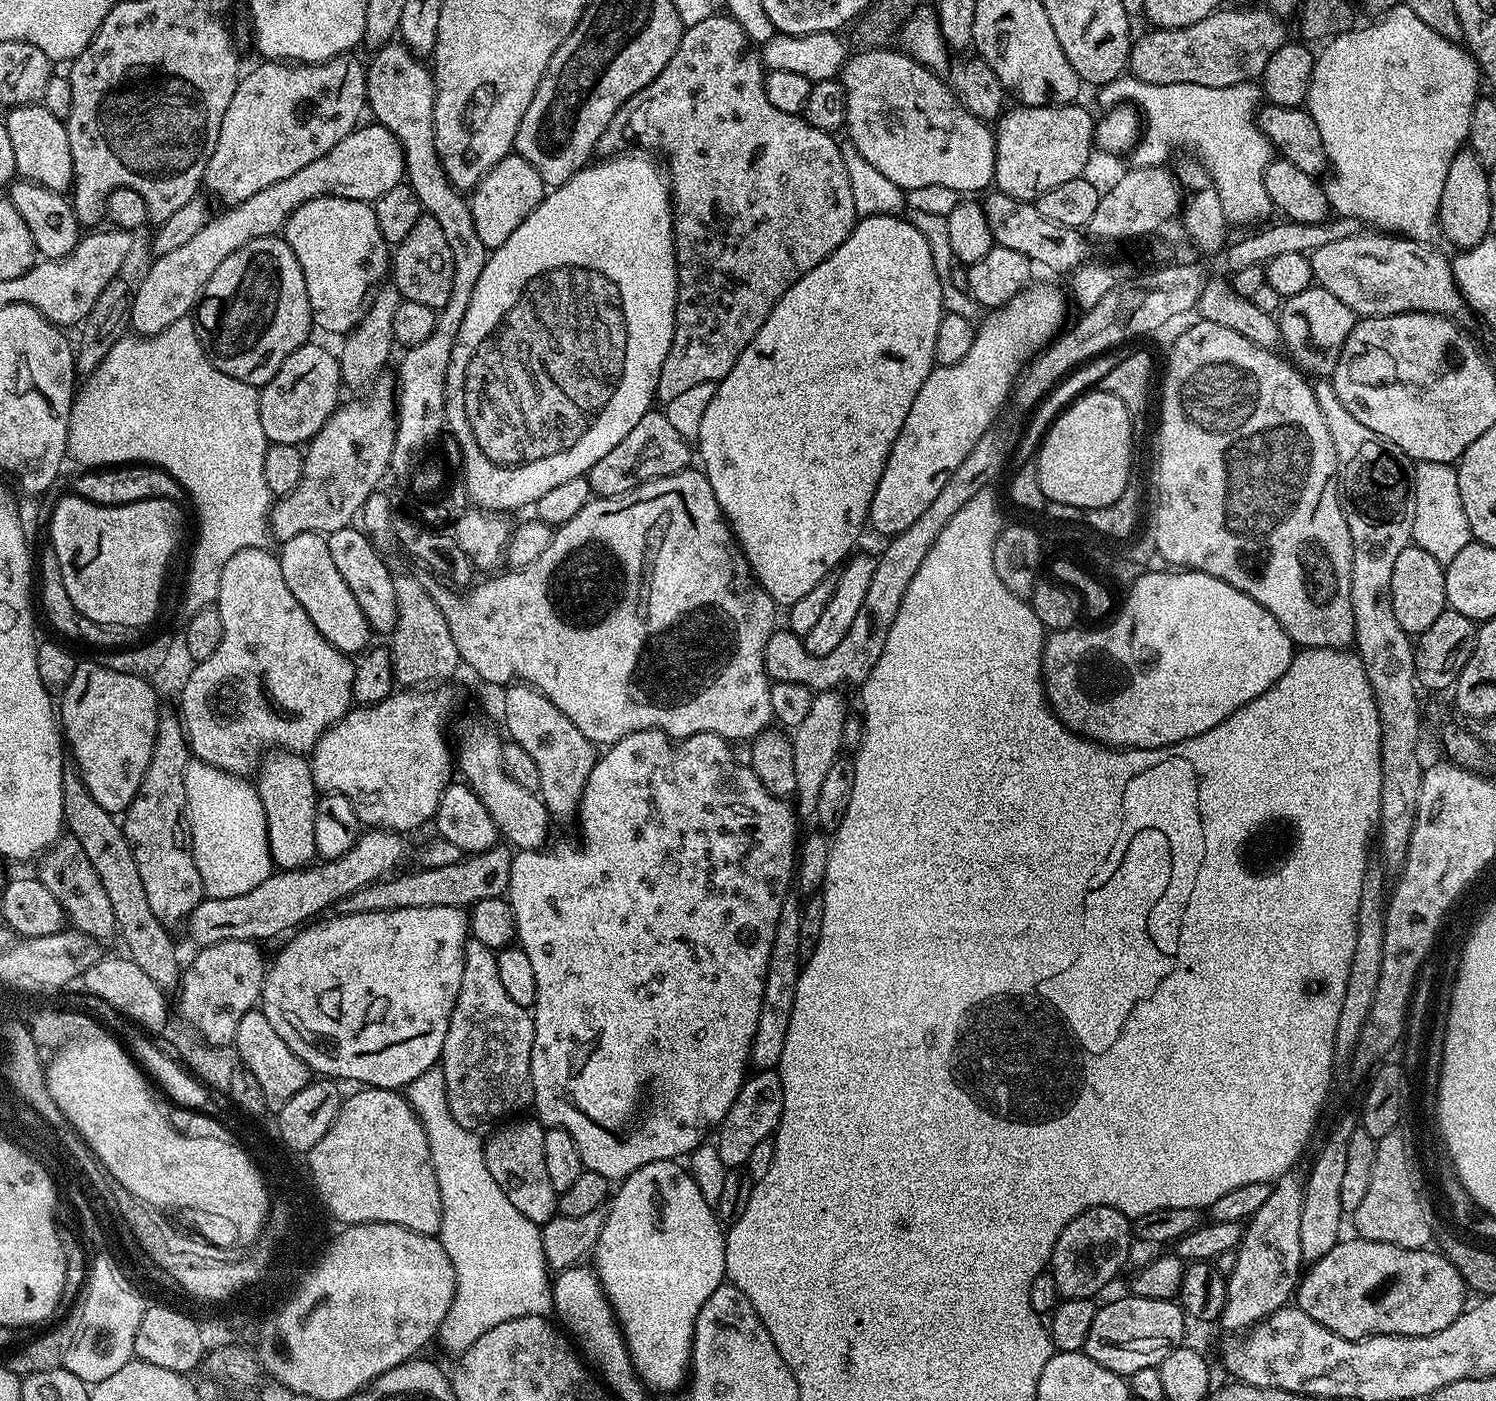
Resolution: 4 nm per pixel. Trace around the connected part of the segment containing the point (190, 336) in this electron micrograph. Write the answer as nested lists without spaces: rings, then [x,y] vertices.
[[[188,318],[166,326],[166,330],[162,330],[153,336],[137,336],[135,334],[121,336],[120,341],[102,358],[102,362],[92,371],[91,376],[79,385],[72,401],[72,413],[70,414],[70,426],[68,427],[68,456],[71,459],[74,458],[78,463],[84,464],[80,466],[88,470],[133,462],[164,468],[184,487],[187,499],[189,501],[192,499],[192,504],[196,507],[196,516],[200,519],[200,537],[196,540],[196,549],[192,552],[192,561],[188,564],[188,585],[184,588],[185,613],[191,614],[203,608],[211,608],[216,604],[220,579],[222,578],[222,566],[226,566],[226,562],[230,562],[230,558],[234,558],[234,554],[238,554],[238,550],[262,548],[269,543],[269,511],[273,506],[274,497],[272,491],[266,486],[266,478],[264,477],[269,442],[262,430],[262,418],[258,415],[259,401],[260,393],[257,385],[238,382],[238,378],[230,378],[230,374],[222,374],[222,370],[213,366],[210,358],[204,352],[204,343],[196,336],[195,323]]]

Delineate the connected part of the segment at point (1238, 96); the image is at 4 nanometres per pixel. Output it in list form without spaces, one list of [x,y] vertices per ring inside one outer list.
[[[1131,74],[1114,78],[1109,84],[1099,85],[1096,100],[1101,109],[1117,106],[1135,106],[1142,113],[1142,131],[1135,148],[1130,153],[1131,163],[1137,168],[1162,168],[1169,163],[1179,144],[1191,150],[1198,157],[1218,190],[1222,210],[1229,225],[1236,226],[1239,220],[1252,220],[1273,211],[1272,200],[1266,194],[1266,166],[1274,159],[1272,143],[1262,134],[1256,124],[1258,109],[1262,104],[1262,88],[1259,83],[1247,80],[1234,86],[1198,86],[1194,82],[1174,82],[1173,84],[1147,84]]]

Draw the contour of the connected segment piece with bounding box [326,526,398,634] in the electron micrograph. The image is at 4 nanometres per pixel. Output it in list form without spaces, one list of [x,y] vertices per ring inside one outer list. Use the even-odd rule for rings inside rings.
[[[349,526],[335,530],[326,536],[330,546],[330,558],[334,558],[334,566],[338,566],[338,574],[346,578],[346,586],[350,586],[350,594],[362,606],[362,614],[366,614],[366,622],[373,633],[390,634],[398,622],[398,598],[394,594],[394,572],[388,569],[385,557],[370,542],[370,538],[359,527]]]

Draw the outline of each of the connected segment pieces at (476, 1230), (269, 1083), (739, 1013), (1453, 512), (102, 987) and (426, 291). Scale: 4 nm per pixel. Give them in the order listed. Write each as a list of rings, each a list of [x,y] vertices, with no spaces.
[[[437,1066],[426,1070],[426,1074],[418,1074],[418,1078],[414,1078],[414,1082],[408,1084],[406,1095],[408,1097],[408,1105],[416,1111],[416,1117],[420,1119],[422,1126],[426,1130],[426,1142],[430,1146],[430,1158],[434,1166],[434,1174],[438,1178],[438,1190],[442,1194],[442,1226],[438,1233],[438,1239],[441,1246],[446,1250],[456,1275],[456,1293],[450,1302],[450,1310],[446,1310],[446,1318],[440,1324],[438,1344],[440,1340],[441,1346],[446,1351],[459,1354],[470,1350],[470,1346],[474,1346],[474,1342],[478,1342],[478,1338],[482,1338],[482,1334],[486,1334],[486,1330],[494,1330],[494,1326],[502,1326],[502,1322],[510,1322],[514,1318],[522,1318],[523,1316],[544,1316],[552,1312],[550,1269],[543,1254],[542,1238],[540,1237],[541,1225],[530,1222],[530,1218],[526,1218],[526,1214],[518,1214],[518,1209],[510,1203],[510,1198],[506,1198],[502,1186],[498,1186],[498,1182],[494,1182],[490,1170],[486,1170],[484,1140],[481,1137],[476,1137],[479,1135],[473,1129],[466,1126],[458,1126],[458,1122],[454,1122],[454,1118],[450,1114],[450,1102],[446,1098],[446,1082],[444,1081],[443,1067]]]
[[[253,1010],[242,1015],[234,1041],[235,1048],[240,1055],[239,1063],[248,1068],[254,1078],[258,1078],[258,1086],[262,1086],[262,1094],[269,1109],[280,1109],[286,1102],[290,1102],[290,1098],[294,1098],[294,1094],[298,1094],[298,1090],[302,1090],[302,1086],[308,1084],[308,1064],[302,1062],[302,1058],[298,1058],[298,1054],[294,1054],[294,1050],[290,1050],[282,1038],[278,1038],[274,1026],[270,1026],[270,1018],[266,1018],[262,1011]]]
[[[655,728],[630,734],[611,745],[605,751],[608,753],[597,759],[594,770],[590,770],[578,813],[580,845],[575,848],[572,844],[560,844],[557,848],[548,846],[534,852],[520,850],[512,858],[506,899],[512,908],[518,947],[530,958],[534,982],[538,982],[532,1017],[536,1031],[532,1047],[534,1112],[548,1128],[566,1130],[574,1138],[578,1154],[582,1154],[585,1169],[602,1174],[610,1182],[625,1180],[650,1162],[679,1161],[705,1143],[710,1133],[719,1129],[730,1106],[734,1106],[750,1072],[752,1043],[764,1001],[764,979],[778,914],[782,914],[784,900],[794,884],[798,817],[787,799],[771,796],[751,767],[739,764],[732,757],[732,748],[718,734],[705,732],[688,736],[677,744]]]
[[[1420,462],[1414,468],[1414,487],[1412,490],[1416,499],[1414,510],[1414,526],[1412,538],[1415,547],[1426,550],[1439,564],[1447,566],[1452,559],[1461,553],[1462,548],[1473,543],[1470,522],[1466,518],[1466,510],[1462,506],[1462,494],[1458,490],[1458,474],[1455,467],[1442,462]]]
[[[105,955],[82,977],[82,985],[92,996],[97,996],[104,1004],[109,1004],[116,1012],[129,1016],[136,1024],[141,1024],[149,1033],[160,1032],[168,1024],[168,1000],[165,989],[154,982],[154,978],[146,975],[137,964],[129,960],[127,955]]]
[[[421,214],[410,234],[395,245],[390,256],[390,280],[405,300],[437,310],[450,304],[450,288],[454,286],[454,258],[450,258],[450,245],[432,216]]]

